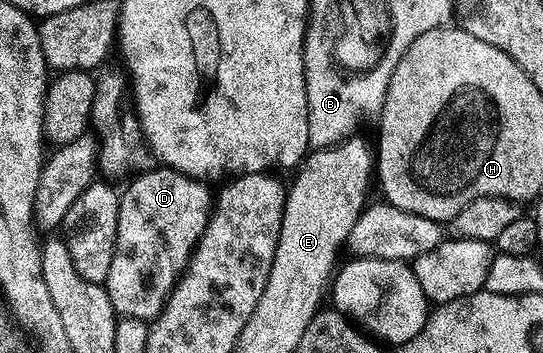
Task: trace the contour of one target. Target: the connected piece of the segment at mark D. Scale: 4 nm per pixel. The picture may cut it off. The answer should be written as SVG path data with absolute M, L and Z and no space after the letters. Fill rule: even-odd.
M157 165L154 171L143 171L128 184L130 187L125 192L120 192L121 204L117 218L115 249L111 257L111 269L103 286L118 316L126 315L152 321L165 308L169 294L177 286L181 272L193 256L193 250L197 248L197 242L201 240L205 226L209 224L211 191L209 195L208 189L205 188L208 186L202 180L192 179L190 175L173 171L164 165Z

